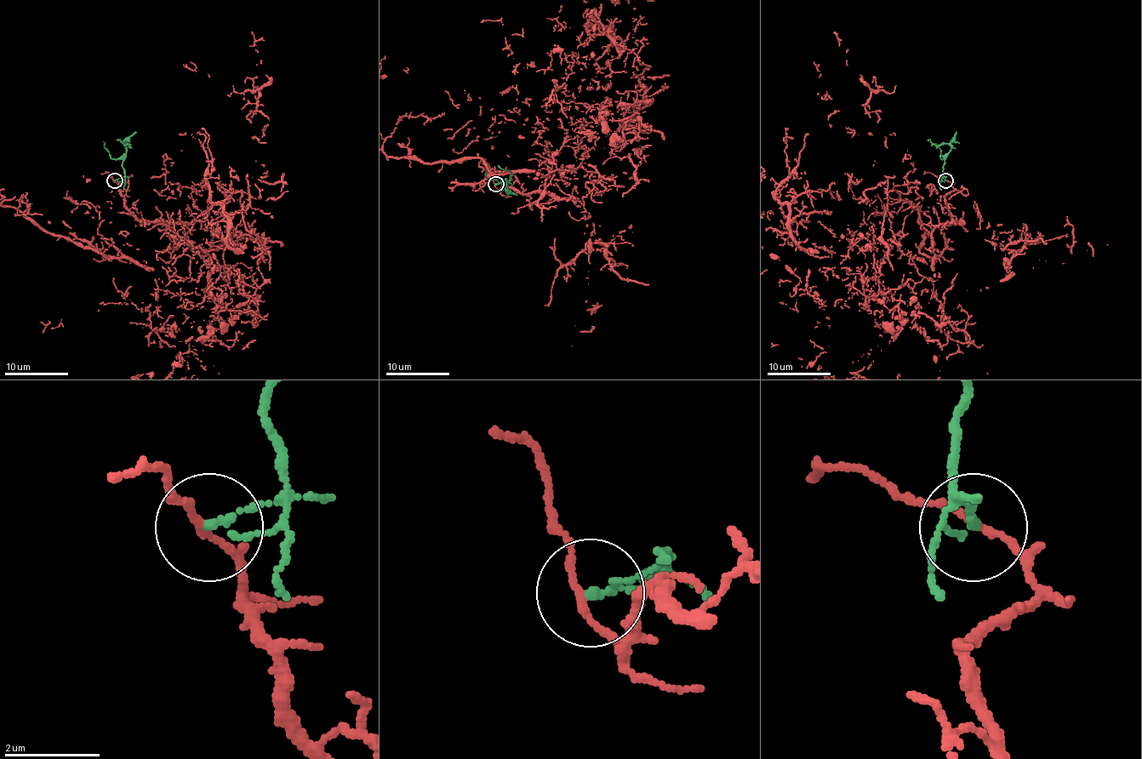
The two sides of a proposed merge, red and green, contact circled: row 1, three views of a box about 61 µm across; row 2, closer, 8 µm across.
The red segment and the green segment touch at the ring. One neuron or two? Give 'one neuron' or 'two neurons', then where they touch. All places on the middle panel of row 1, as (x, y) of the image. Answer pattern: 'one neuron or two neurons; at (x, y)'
two neurons; at (496, 184)

